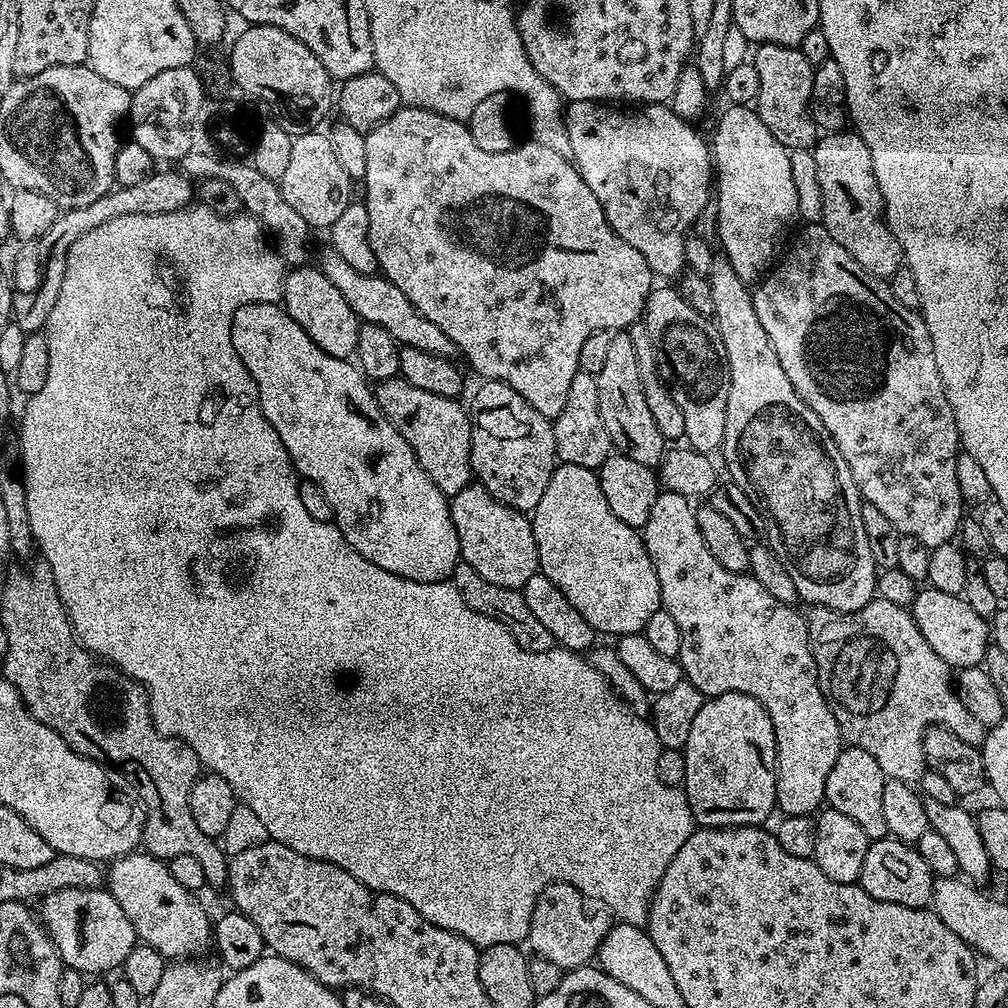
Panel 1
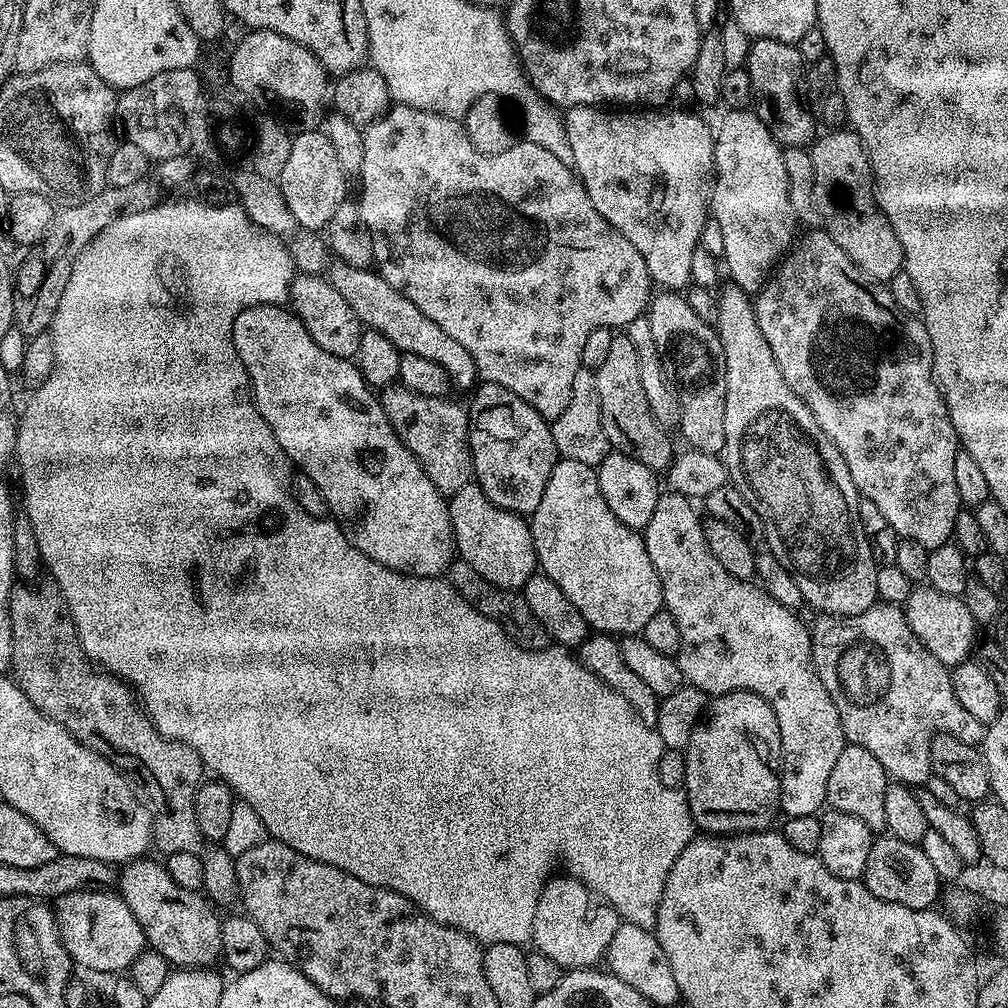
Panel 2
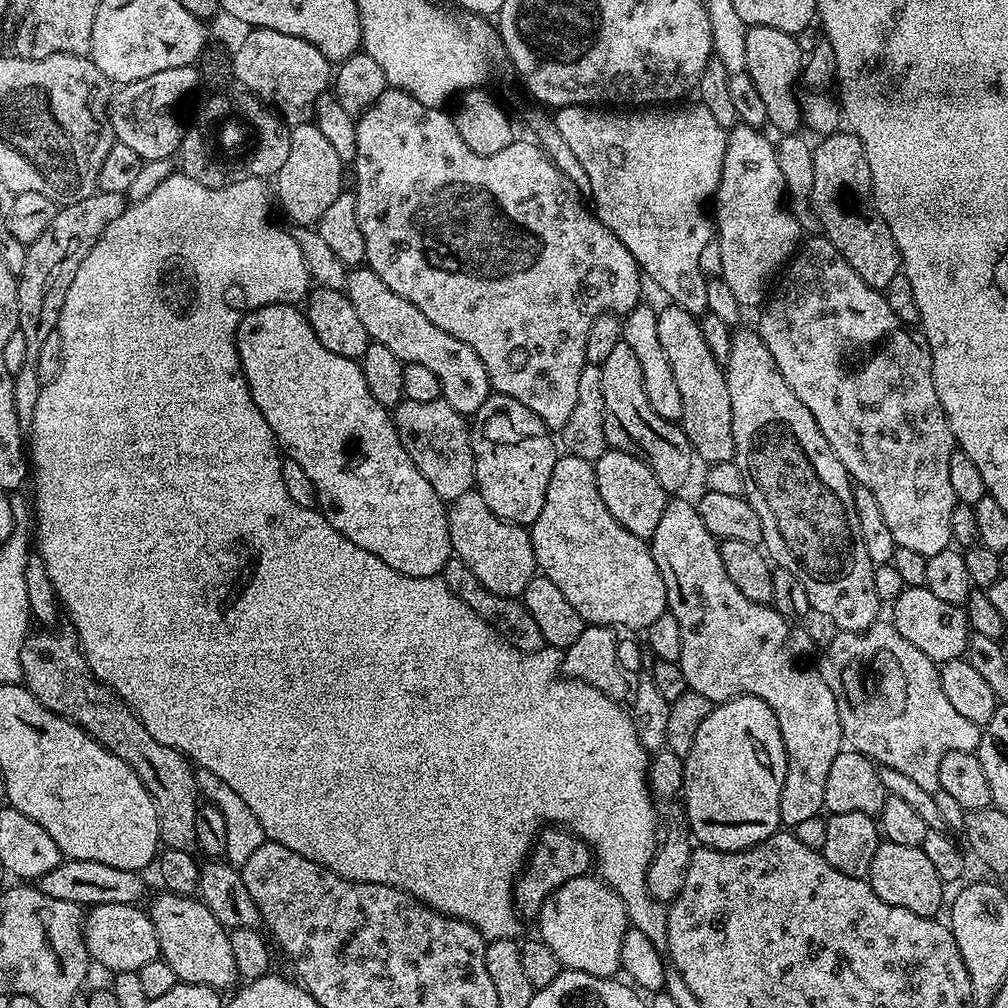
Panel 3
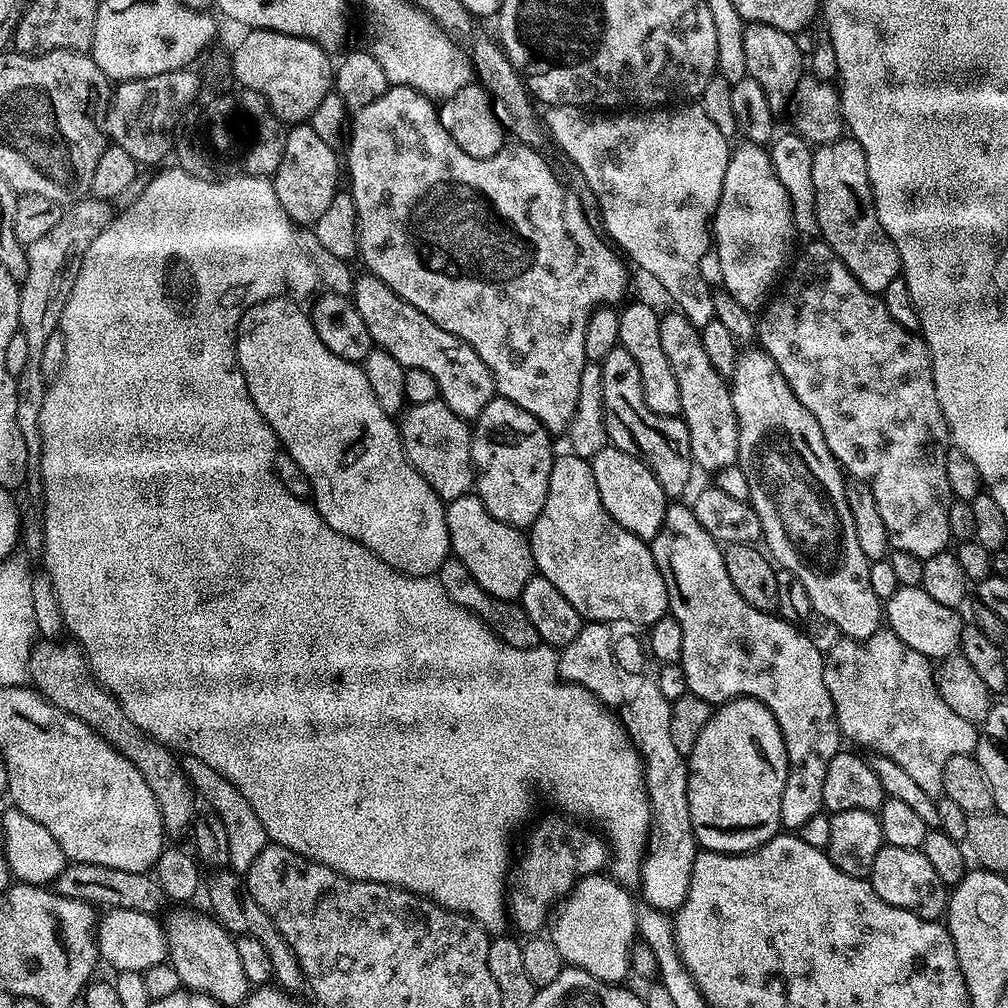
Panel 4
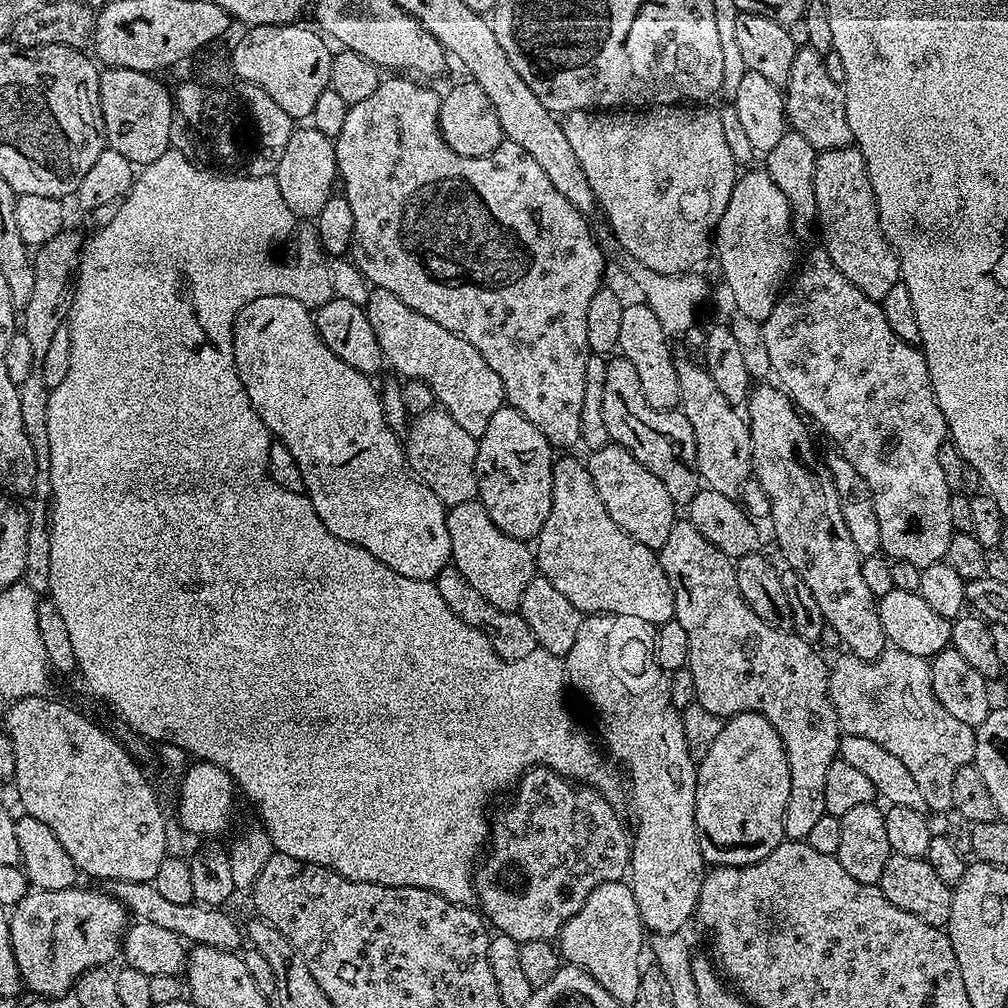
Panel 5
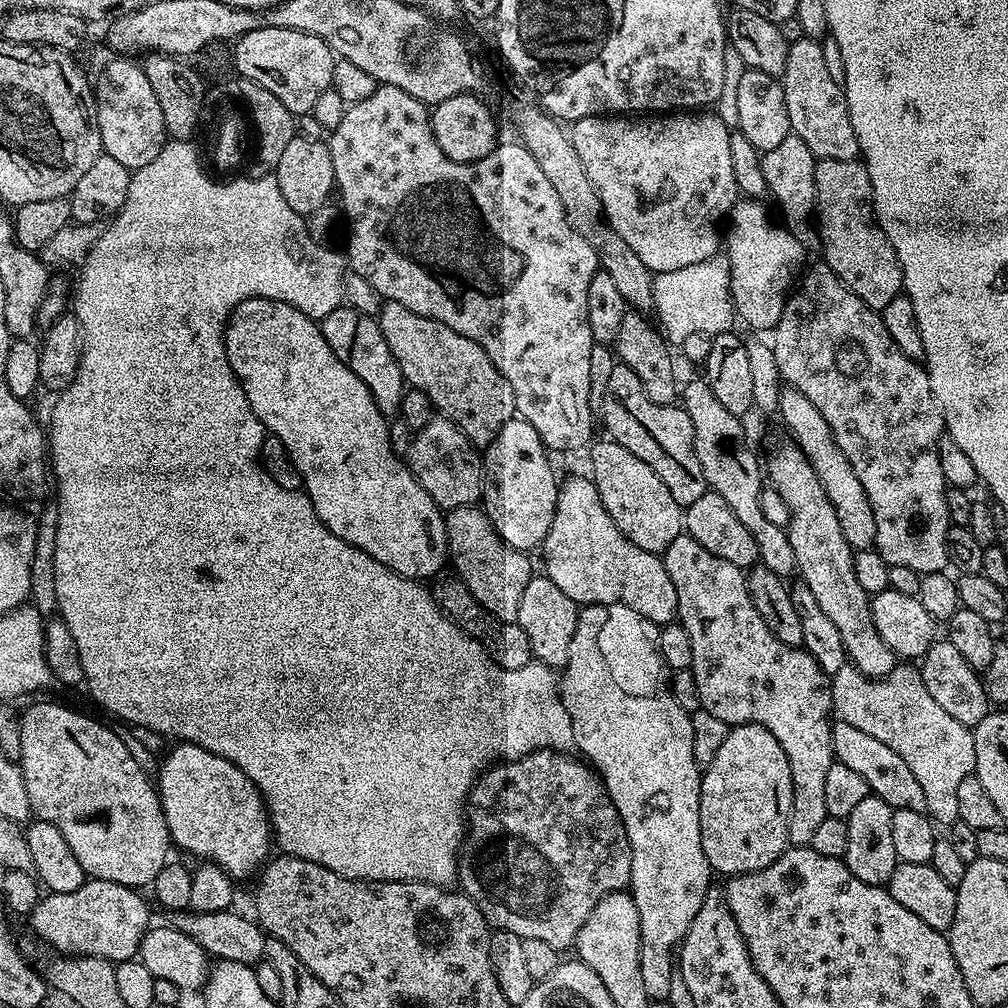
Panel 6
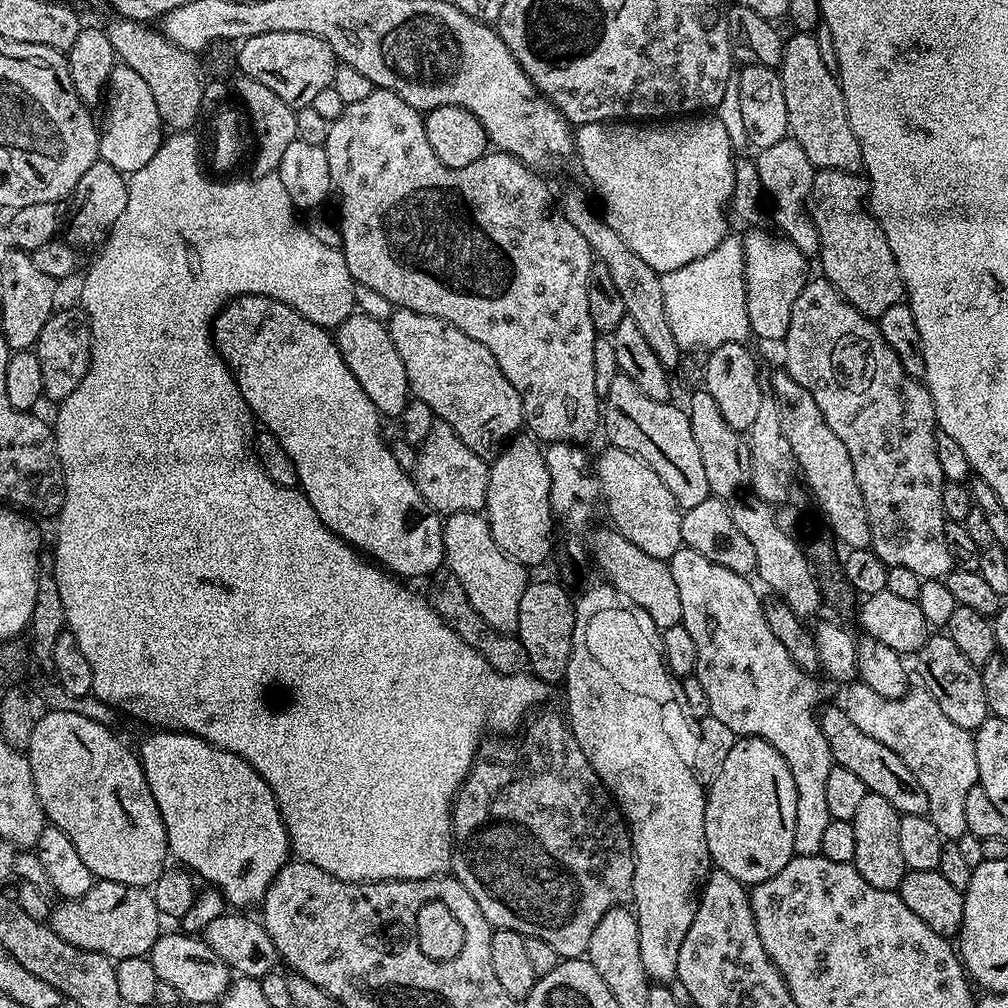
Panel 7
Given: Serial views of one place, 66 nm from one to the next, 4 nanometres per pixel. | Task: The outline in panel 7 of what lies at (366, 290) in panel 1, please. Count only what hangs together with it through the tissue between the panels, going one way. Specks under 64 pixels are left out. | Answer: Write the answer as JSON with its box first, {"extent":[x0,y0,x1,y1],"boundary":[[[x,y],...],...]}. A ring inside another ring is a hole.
{"extent":[386,308,525,458],"boundary":[[[396,308],[386,323],[390,338],[394,342],[394,350],[398,350],[398,358],[402,358],[402,366],[406,366],[406,378],[408,379],[411,395],[417,400],[426,402],[426,406],[430,406],[432,413],[442,422],[446,422],[450,426],[450,430],[454,430],[454,434],[458,434],[458,438],[462,438],[462,442],[466,442],[466,446],[470,446],[470,450],[474,450],[485,458],[491,457],[494,450],[499,449],[505,442],[513,439],[525,427],[524,407],[518,390],[514,390],[514,386],[510,386],[510,378],[506,378],[506,374],[502,374],[498,362],[494,362],[494,354],[490,354],[490,350],[486,350],[486,346],[482,346],[482,342],[474,342],[474,338],[470,338],[462,330],[450,326],[444,320],[426,314],[418,314],[409,308]]]}

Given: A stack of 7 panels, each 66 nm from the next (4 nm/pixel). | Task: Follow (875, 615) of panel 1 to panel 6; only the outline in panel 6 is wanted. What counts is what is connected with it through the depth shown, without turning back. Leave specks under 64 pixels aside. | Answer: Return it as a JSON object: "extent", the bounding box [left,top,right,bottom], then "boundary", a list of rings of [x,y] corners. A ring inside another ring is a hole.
{"extent":[830,666,976,826],"boundary":[[[846,666],[831,676],[830,687],[832,711],[838,719],[890,746],[918,778],[918,786],[926,794],[926,811],[933,821],[940,826],[955,824],[960,819],[958,786],[976,771],[973,729],[950,718],[930,698],[930,690],[912,666],[898,666],[886,678],[873,678]]]}

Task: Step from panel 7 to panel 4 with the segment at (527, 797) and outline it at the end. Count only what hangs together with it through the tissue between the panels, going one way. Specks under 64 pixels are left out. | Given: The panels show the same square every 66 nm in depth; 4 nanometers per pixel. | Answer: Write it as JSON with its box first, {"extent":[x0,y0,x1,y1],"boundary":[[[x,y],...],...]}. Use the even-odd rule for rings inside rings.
{"extent":[506,816,610,934],"boundary":[[[548,816],[538,821],[524,844],[520,865],[511,869],[506,884],[506,912],[511,923],[513,920],[522,931],[528,932],[524,934],[539,933],[543,929],[540,927],[549,923],[554,909],[575,888],[576,883],[603,873],[609,860],[610,844],[603,835],[600,837],[564,816]]]}

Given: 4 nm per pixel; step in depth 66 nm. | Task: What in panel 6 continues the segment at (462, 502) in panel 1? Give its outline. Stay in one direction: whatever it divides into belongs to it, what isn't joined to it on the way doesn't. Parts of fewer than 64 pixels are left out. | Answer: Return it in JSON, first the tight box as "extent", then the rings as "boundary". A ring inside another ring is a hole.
{"extent":[444,504,534,621],"boundary":[[[467,504],[447,509],[444,529],[448,539],[448,560],[456,575],[466,582],[470,594],[474,594],[478,603],[498,619],[515,621],[522,590],[526,590],[526,582],[530,582],[534,575],[528,561],[529,553],[511,548],[494,530],[480,506]]]}

